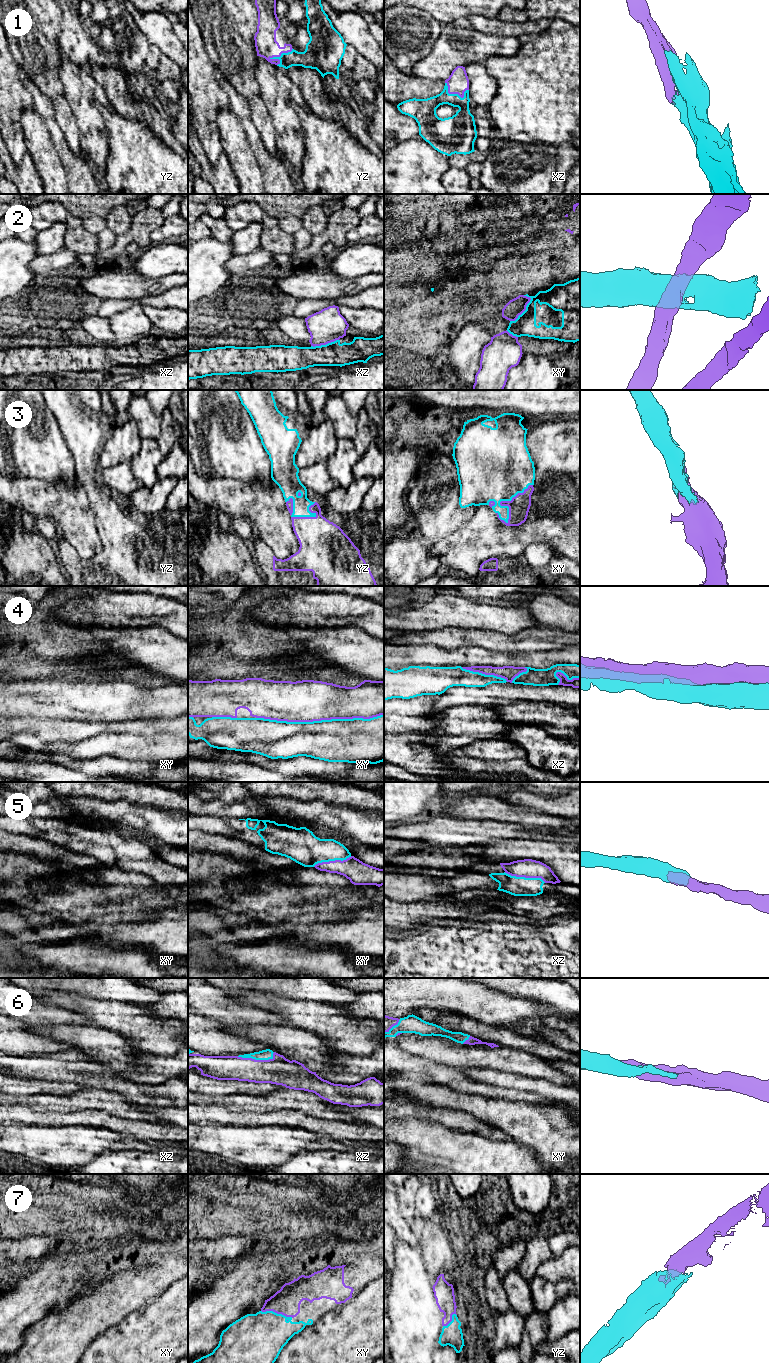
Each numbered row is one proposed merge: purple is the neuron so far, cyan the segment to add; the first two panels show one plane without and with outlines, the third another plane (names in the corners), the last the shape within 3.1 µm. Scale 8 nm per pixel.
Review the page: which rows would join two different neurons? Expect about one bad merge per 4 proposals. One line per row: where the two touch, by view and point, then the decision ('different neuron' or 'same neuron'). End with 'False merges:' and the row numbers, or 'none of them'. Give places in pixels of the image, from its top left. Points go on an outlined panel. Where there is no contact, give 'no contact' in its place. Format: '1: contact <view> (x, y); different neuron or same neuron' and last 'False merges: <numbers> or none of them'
1: contact yz (281, 53); same neuron
2: contact xy (524, 310); different neuron
3: contact xy (501, 501); same neuron
4: contact xy (319, 720); different neuron
5: contact xz (525, 877); same neuron
6: contact xz (257, 1060); same neuron
7: contact xy (277, 1313); same neuron
False merges: 2, 4

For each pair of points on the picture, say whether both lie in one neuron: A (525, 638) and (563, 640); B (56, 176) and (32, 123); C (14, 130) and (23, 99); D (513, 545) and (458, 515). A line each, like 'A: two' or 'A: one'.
A: one
B: one
C: one
D: two

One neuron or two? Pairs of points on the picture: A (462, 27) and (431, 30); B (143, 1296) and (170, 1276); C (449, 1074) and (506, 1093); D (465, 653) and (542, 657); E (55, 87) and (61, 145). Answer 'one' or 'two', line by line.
A: two
B: one
C: one
D: one
E: two

